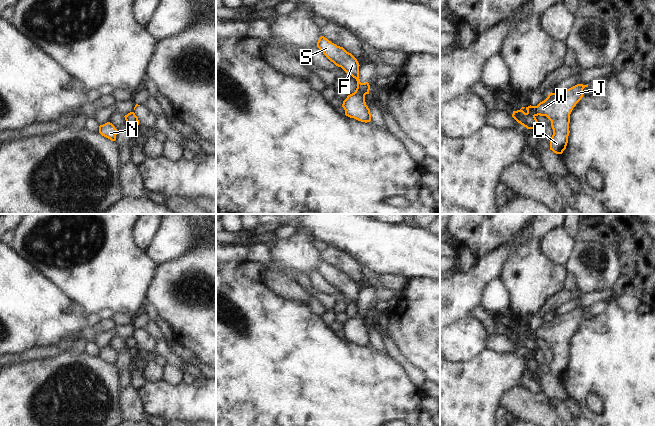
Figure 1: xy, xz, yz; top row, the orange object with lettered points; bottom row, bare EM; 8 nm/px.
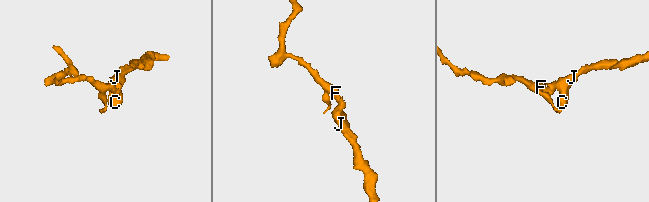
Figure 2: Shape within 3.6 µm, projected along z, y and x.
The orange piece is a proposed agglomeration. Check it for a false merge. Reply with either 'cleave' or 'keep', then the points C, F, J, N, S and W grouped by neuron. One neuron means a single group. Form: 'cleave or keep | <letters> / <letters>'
cleave | C J W / F N S

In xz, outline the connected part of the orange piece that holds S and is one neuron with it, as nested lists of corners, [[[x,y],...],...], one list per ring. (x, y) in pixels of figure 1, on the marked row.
[[[321,36],[317,42],[317,47],[336,66],[341,67],[347,74],[357,79],[359,77],[359,63],[357,59],[343,47],[329,41]]]

